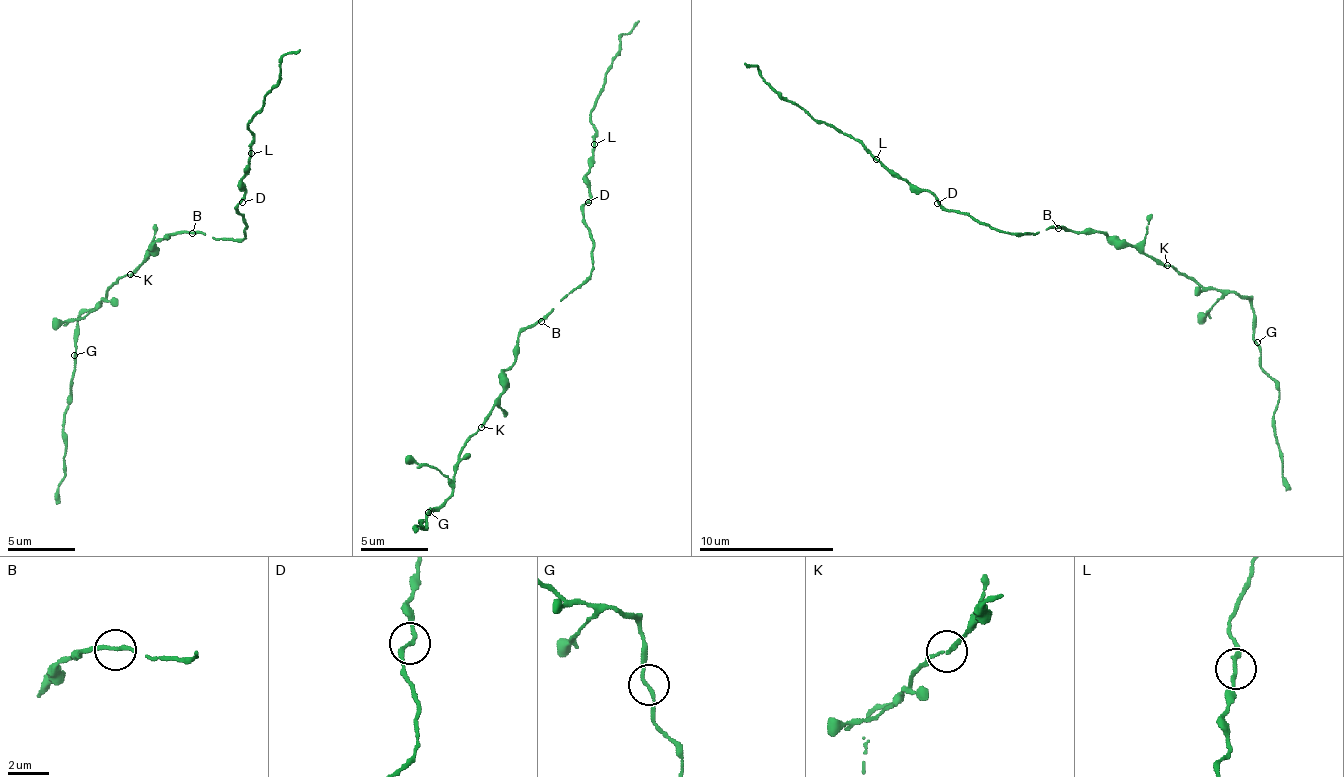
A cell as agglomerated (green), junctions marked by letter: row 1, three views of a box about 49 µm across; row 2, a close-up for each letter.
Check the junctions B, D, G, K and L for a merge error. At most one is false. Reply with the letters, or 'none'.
G

